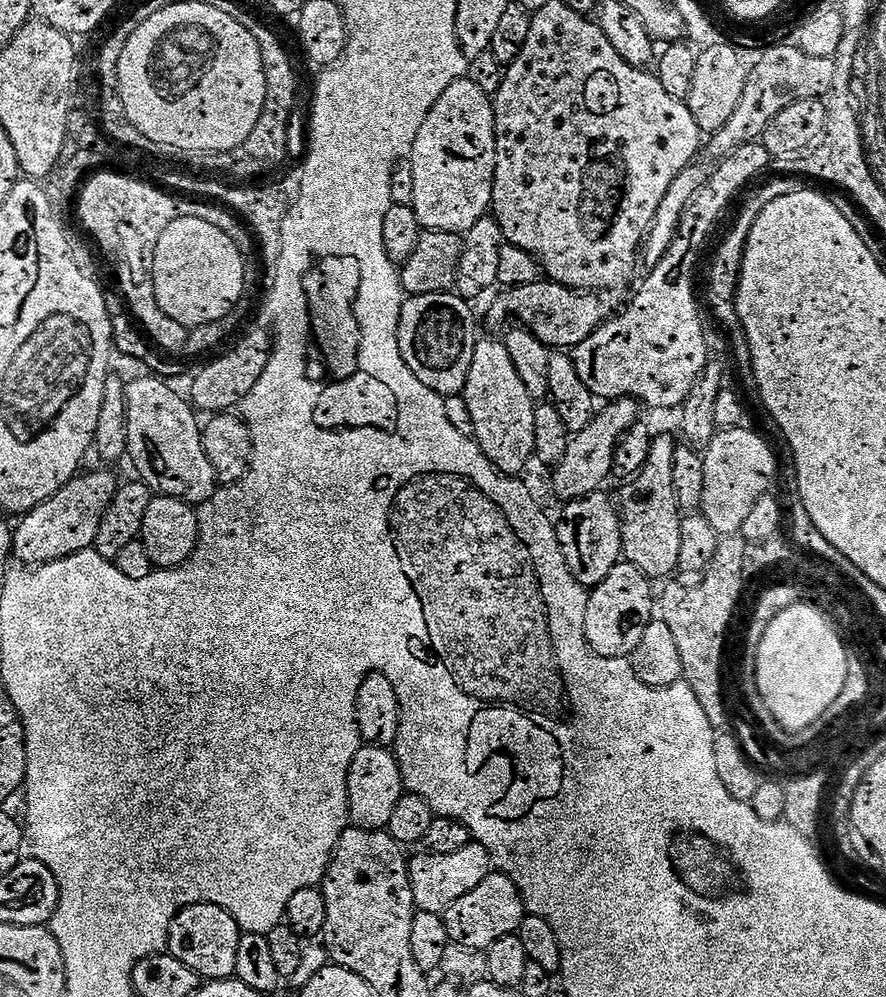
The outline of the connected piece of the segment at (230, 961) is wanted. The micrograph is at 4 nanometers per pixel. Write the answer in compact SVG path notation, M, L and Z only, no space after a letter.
M195 904L186 906L174 918L168 931L167 955L178 958L182 966L190 966L205 981L231 980L236 975L239 940L238 922L222 906Z

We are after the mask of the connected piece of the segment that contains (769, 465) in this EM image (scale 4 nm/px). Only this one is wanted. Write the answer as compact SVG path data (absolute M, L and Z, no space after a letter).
M748 426L717 431L710 446L703 449L702 455L706 470L706 491L702 494L699 511L706 522L714 526L717 536L737 535L755 502L772 488L772 479L778 476L776 456L771 446L758 433L751 432Z

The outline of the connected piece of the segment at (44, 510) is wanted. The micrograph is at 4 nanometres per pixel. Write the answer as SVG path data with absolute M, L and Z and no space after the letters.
M86 472L77 474L66 486L62 486L62 490L58 490L58 494L54 494L46 502L42 502L32 511L23 513L19 517L20 525L15 525L12 534L12 551L21 565L48 564L52 560L61 560L75 552L89 551L95 545L98 538L98 526L102 526L102 518L114 498L118 480L115 480L108 472Z

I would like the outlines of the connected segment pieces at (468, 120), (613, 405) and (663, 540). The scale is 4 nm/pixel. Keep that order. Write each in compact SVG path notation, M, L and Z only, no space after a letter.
M466 78L446 86L444 93L434 102L430 114L422 122L412 144L410 161L413 168L414 194L410 205L418 218L421 229L434 232L463 234L492 207L492 187L496 169L496 109L493 97L487 96L474 82Z
M630 396L621 400L605 403L597 411L595 418L586 426L586 430L575 433L566 446L566 454L560 464L555 465L552 476L552 488L561 496L561 501L580 500L592 492L601 491L605 487L604 479L613 475L612 463L616 457L616 447L629 432L633 424L641 419L641 405Z
M657 435L650 446L650 458L646 458L646 466L637 476L631 477L628 484L618 496L618 511L620 513L620 529L622 530L622 546L624 547L622 556L629 564L633 564L642 574L650 578L656 576L668 576L680 567L678 550L682 550L682 509L678 498L674 494L674 454L678 444L668 436Z

